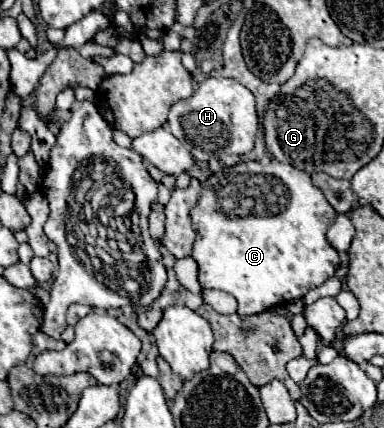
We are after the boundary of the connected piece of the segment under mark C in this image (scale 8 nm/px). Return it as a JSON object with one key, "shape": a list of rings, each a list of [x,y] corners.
{"shape":[[[269,159],[265,165],[249,161],[247,173],[229,169],[229,175],[211,175],[203,185],[201,199],[193,207],[191,217],[197,233],[193,259],[199,265],[199,283],[203,289],[219,289],[233,295],[239,303],[239,315],[257,315],[271,307],[301,299],[309,289],[319,287],[333,277],[339,267],[339,255],[325,237],[337,213],[325,195],[311,185],[309,173],[303,173],[293,165],[283,165],[275,159]]]}

